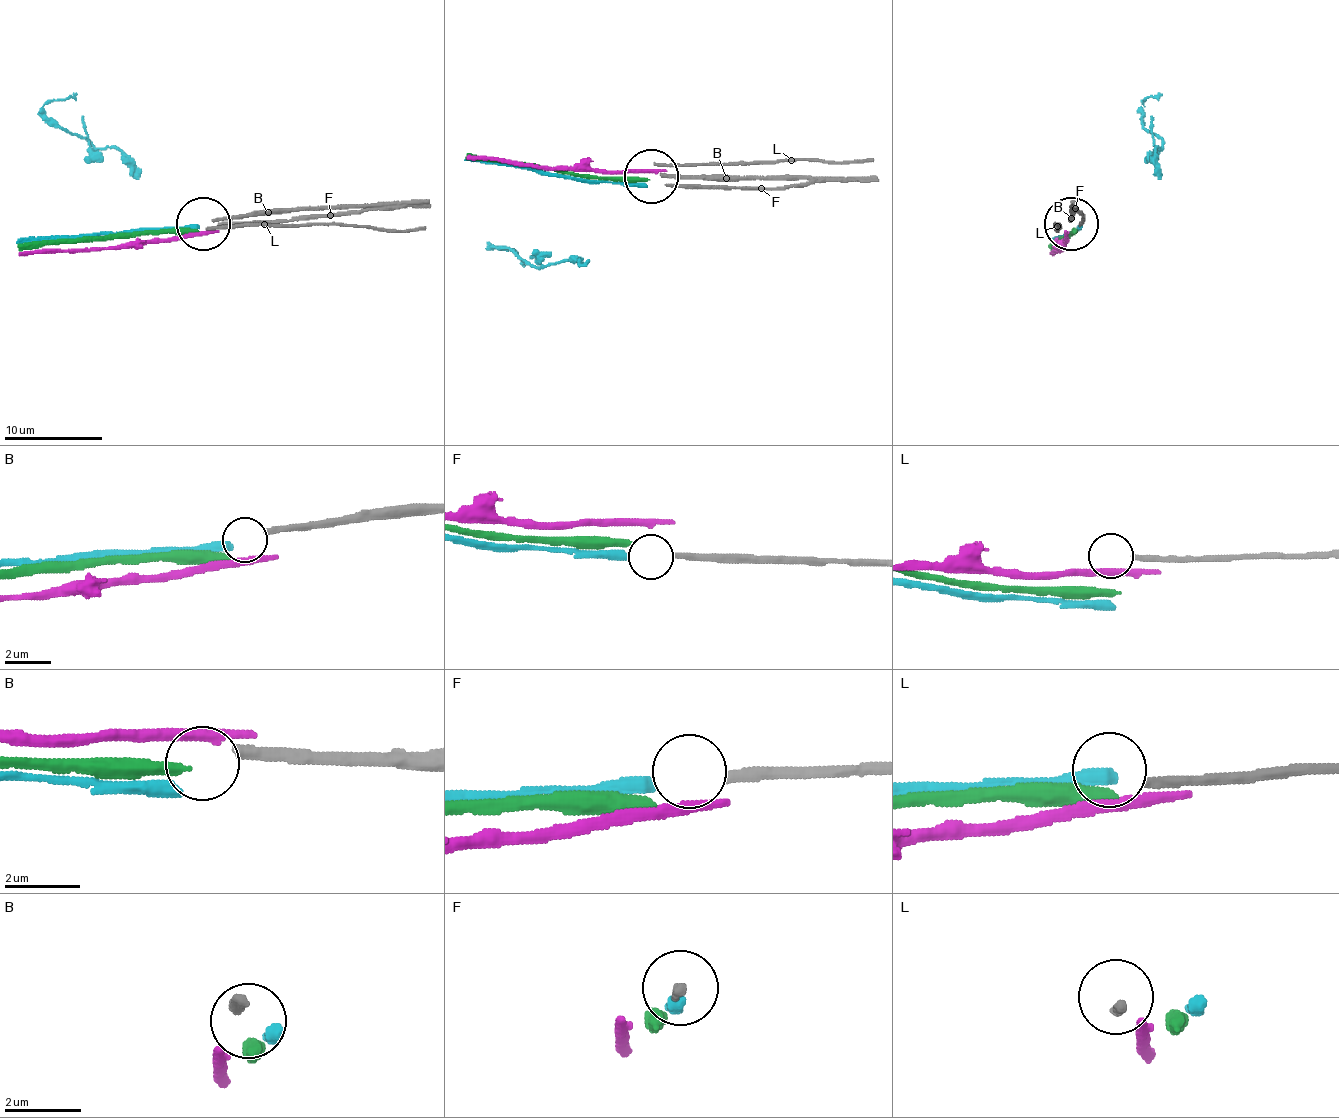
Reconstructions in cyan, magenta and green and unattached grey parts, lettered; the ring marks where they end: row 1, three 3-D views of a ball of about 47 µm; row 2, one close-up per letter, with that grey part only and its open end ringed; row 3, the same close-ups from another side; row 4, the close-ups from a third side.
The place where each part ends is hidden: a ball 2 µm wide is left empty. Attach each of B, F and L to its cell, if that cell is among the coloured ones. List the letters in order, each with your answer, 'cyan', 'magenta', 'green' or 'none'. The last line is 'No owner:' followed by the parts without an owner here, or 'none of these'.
B: none
F: cyan
L: none
No owner: B, L

